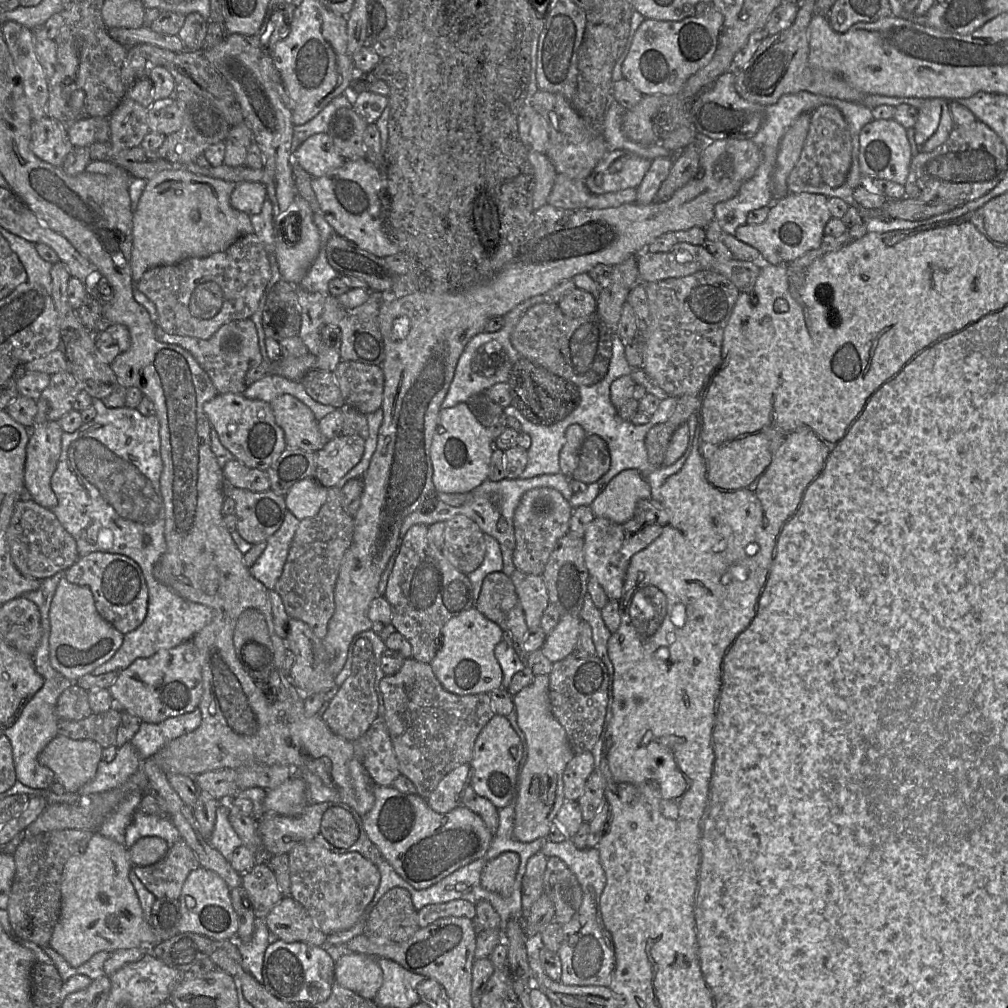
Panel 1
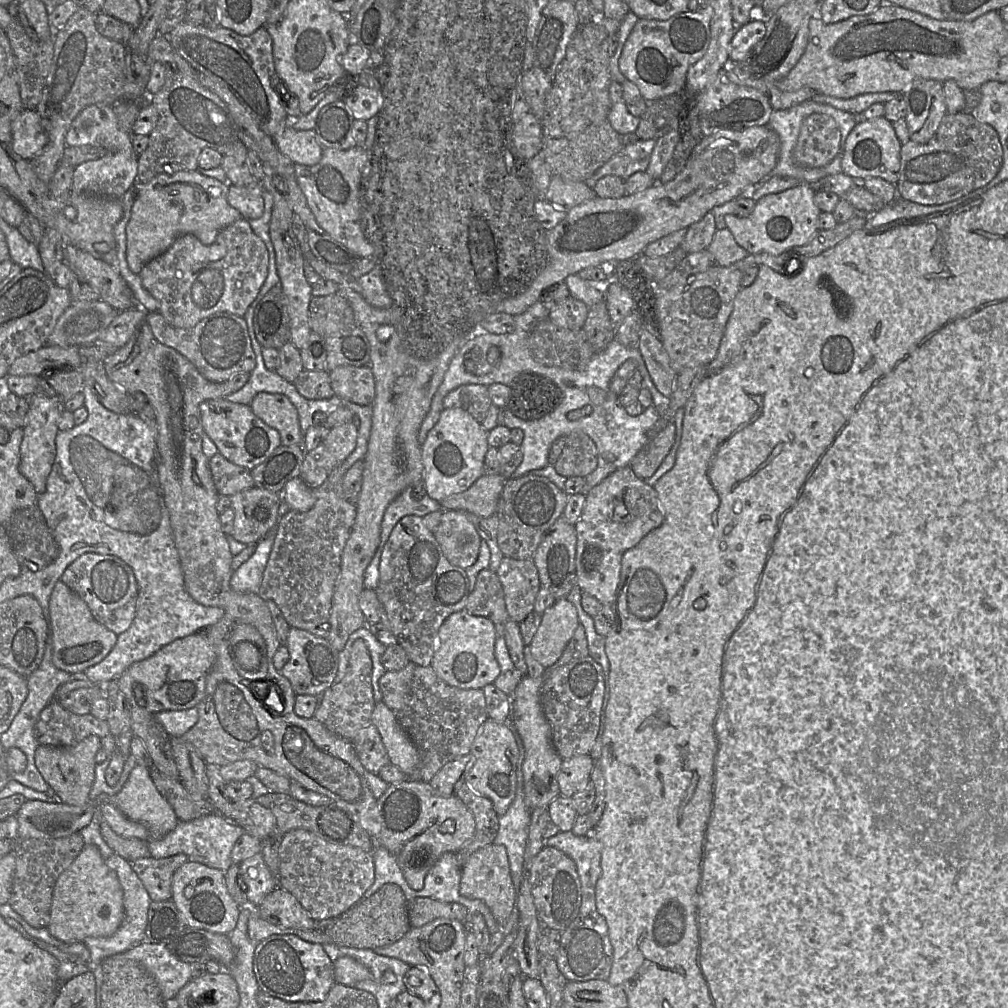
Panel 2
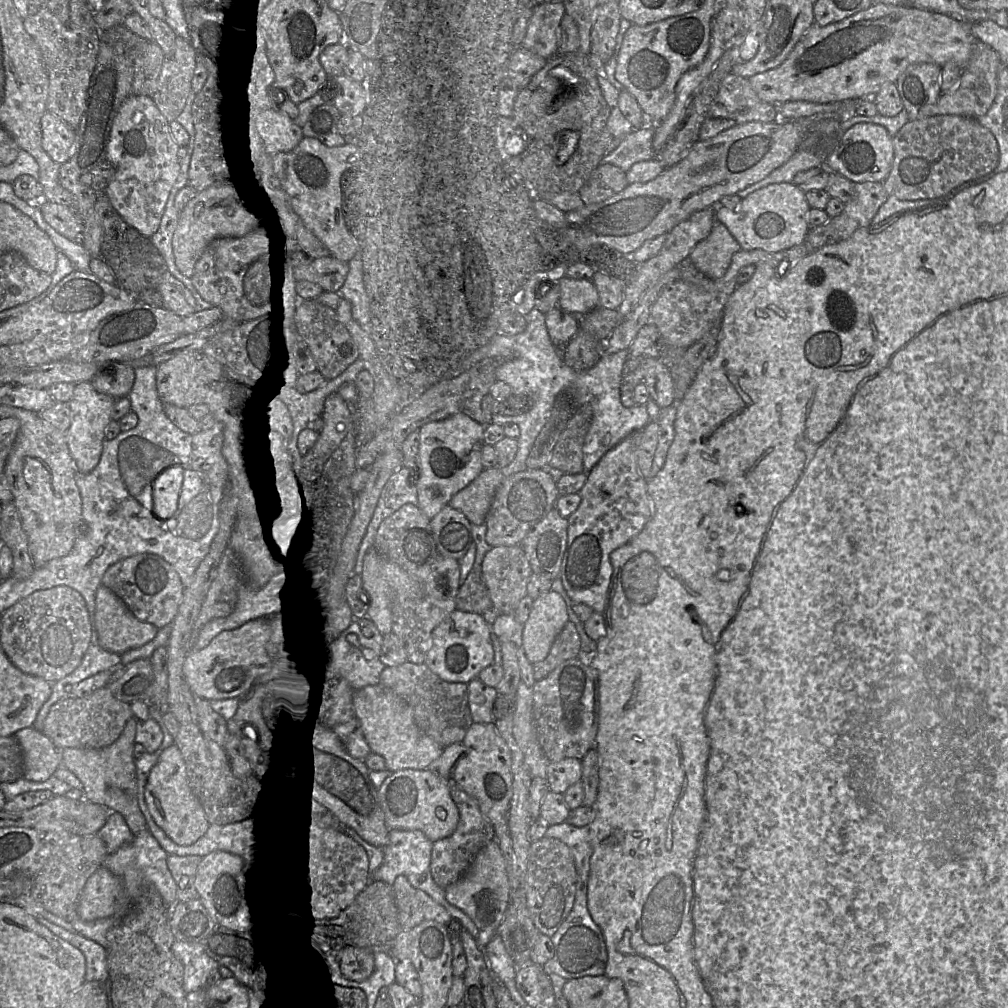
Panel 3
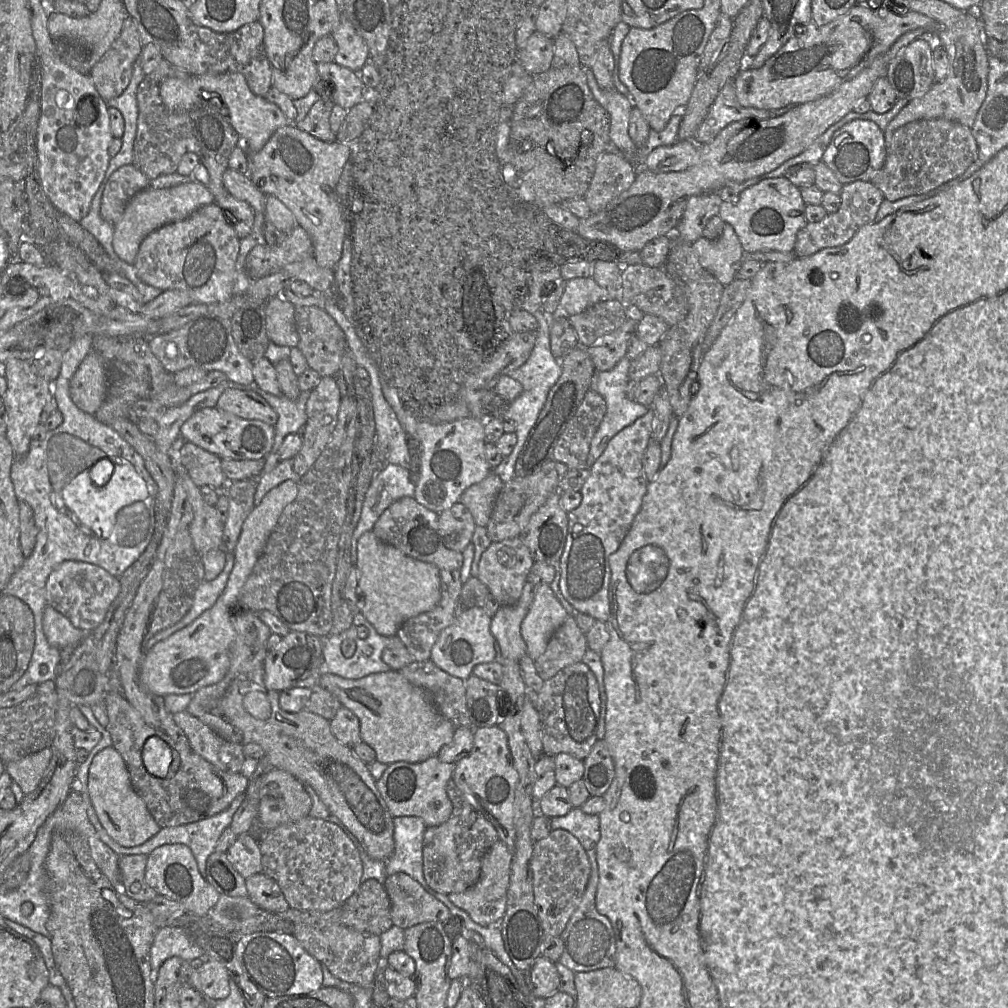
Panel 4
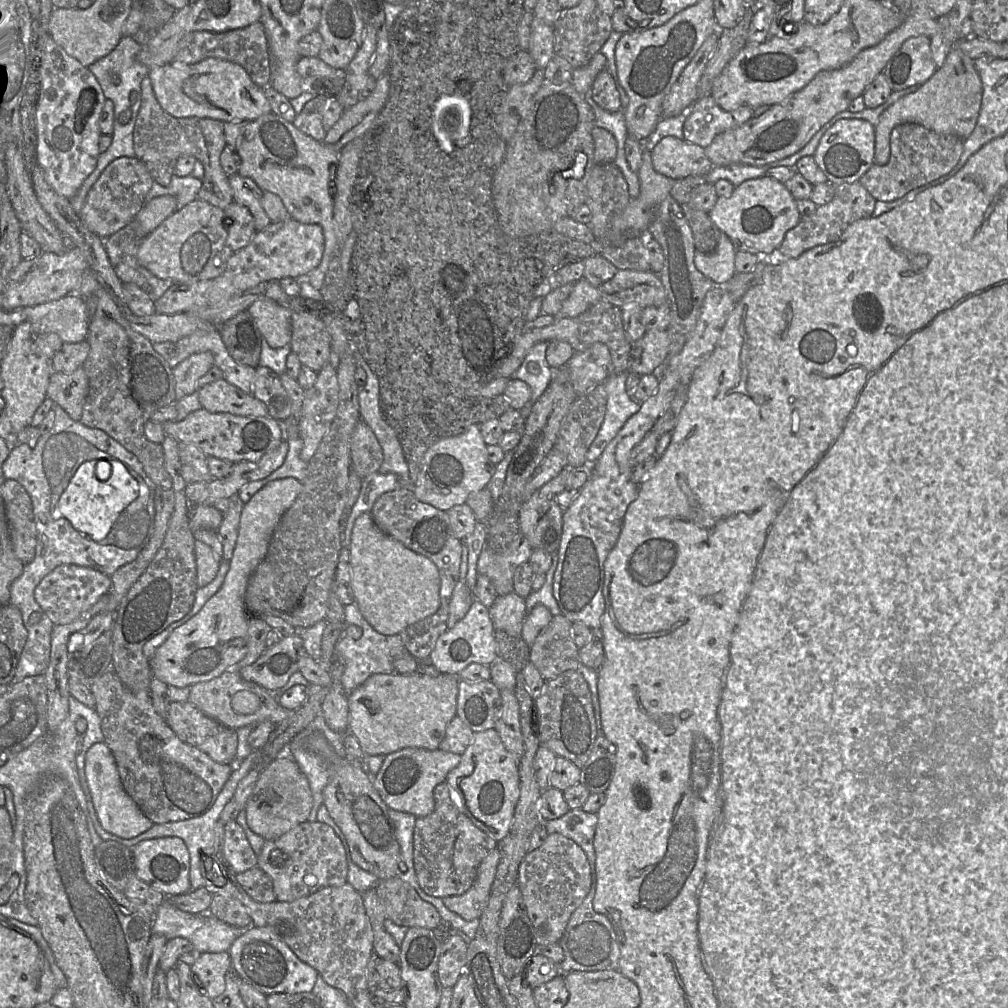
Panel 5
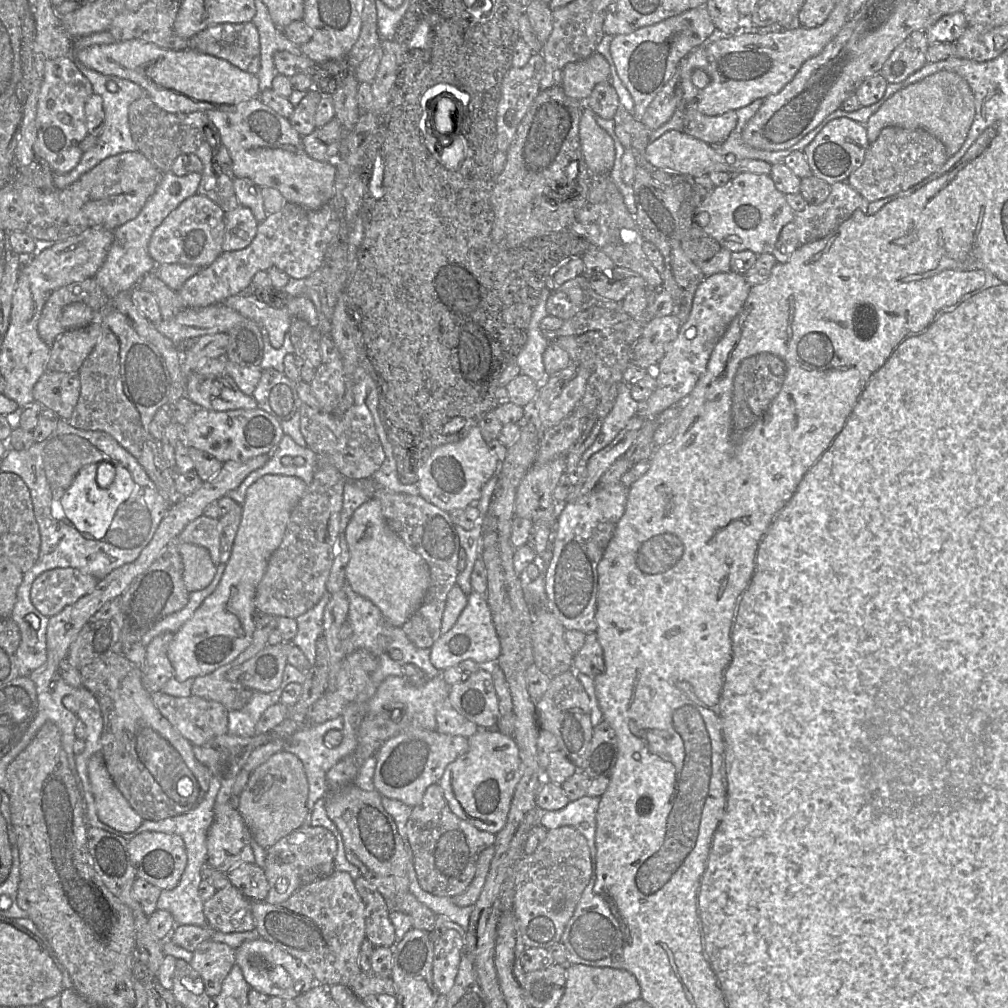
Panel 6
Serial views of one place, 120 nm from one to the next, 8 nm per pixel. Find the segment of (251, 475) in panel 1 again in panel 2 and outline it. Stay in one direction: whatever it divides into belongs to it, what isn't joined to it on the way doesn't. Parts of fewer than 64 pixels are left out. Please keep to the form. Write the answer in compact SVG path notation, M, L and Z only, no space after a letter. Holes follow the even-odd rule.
M219 452L209 459L209 468L219 495L232 496L255 486L250 470L231 463Z

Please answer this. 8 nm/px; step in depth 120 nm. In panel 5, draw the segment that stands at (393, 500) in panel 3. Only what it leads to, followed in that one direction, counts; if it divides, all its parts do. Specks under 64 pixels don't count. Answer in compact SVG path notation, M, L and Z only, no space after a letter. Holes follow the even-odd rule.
M375 472L362 479L359 497L345 520L342 545L350 547L352 529L355 520L363 513L371 513L376 500L384 493L401 487L399 478L394 473Z

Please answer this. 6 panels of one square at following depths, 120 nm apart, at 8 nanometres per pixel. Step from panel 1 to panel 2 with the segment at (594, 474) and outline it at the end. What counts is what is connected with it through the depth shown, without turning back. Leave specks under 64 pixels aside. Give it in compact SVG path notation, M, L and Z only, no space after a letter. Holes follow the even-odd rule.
M573 431L566 438L566 445L554 464L558 474L566 477L584 477L598 465L598 452L594 441L582 431Z

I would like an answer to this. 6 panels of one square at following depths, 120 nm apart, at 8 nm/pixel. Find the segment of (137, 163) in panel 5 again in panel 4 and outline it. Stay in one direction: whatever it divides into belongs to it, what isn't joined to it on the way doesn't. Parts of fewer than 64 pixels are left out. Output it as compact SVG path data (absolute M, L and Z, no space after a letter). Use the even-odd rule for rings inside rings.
M133 164L121 166L109 177L100 204L101 217L116 224L131 198L149 187L150 180Z

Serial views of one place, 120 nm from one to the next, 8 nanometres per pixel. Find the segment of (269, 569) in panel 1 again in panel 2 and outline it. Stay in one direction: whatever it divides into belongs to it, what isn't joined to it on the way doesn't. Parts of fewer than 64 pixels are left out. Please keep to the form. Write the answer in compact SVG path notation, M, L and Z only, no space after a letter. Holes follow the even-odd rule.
M274 531L269 532L256 544L253 555L232 572L230 586L234 591L241 593L258 592L274 539Z

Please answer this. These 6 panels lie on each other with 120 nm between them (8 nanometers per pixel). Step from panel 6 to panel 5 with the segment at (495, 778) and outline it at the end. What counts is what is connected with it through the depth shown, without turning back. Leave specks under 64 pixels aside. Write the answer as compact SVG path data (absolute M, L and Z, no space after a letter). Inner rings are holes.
M495 728L474 733L459 764L448 773L446 783L456 806L474 825L496 841L507 835L520 794L518 761L505 748Z

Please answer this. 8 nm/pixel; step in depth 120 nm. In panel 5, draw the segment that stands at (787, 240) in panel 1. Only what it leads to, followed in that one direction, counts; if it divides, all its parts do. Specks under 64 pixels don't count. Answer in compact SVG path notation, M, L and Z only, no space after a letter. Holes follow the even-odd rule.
M768 174L745 180L735 186L728 197L718 196L708 214L718 229L731 239L736 250L754 253L760 257L777 255L785 234L801 218L791 192L783 183Z

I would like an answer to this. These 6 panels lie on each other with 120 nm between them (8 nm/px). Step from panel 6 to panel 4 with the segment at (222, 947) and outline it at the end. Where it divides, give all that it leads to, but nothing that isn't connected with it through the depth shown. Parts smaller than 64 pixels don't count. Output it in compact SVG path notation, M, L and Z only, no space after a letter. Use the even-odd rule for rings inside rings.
M205 959L202 966L194 969L192 987L208 1001L225 999L230 992L230 976L226 967L213 959Z

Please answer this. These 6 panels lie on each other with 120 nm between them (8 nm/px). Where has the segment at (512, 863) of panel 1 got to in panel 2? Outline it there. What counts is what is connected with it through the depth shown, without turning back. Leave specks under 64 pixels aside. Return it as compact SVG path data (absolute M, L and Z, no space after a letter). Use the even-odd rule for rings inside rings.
M490 843L470 855L462 868L459 892L467 898L482 900L498 924L502 924L510 916L516 903L516 889L512 882L504 845Z

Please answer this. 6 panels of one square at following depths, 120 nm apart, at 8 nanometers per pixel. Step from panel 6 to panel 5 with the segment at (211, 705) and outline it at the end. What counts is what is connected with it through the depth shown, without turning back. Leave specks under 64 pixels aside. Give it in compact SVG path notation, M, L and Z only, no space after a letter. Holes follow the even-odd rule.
M189 700L170 702L166 722L183 742L201 750L213 761L227 765L233 765L237 761L236 731L208 716Z

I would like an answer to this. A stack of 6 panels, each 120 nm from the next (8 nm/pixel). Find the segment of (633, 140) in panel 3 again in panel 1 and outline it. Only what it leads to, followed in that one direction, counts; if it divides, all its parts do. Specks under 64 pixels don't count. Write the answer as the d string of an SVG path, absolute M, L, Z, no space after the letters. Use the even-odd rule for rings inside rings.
M608 150L584 185L595 195L637 188L650 165L651 160L628 150Z

